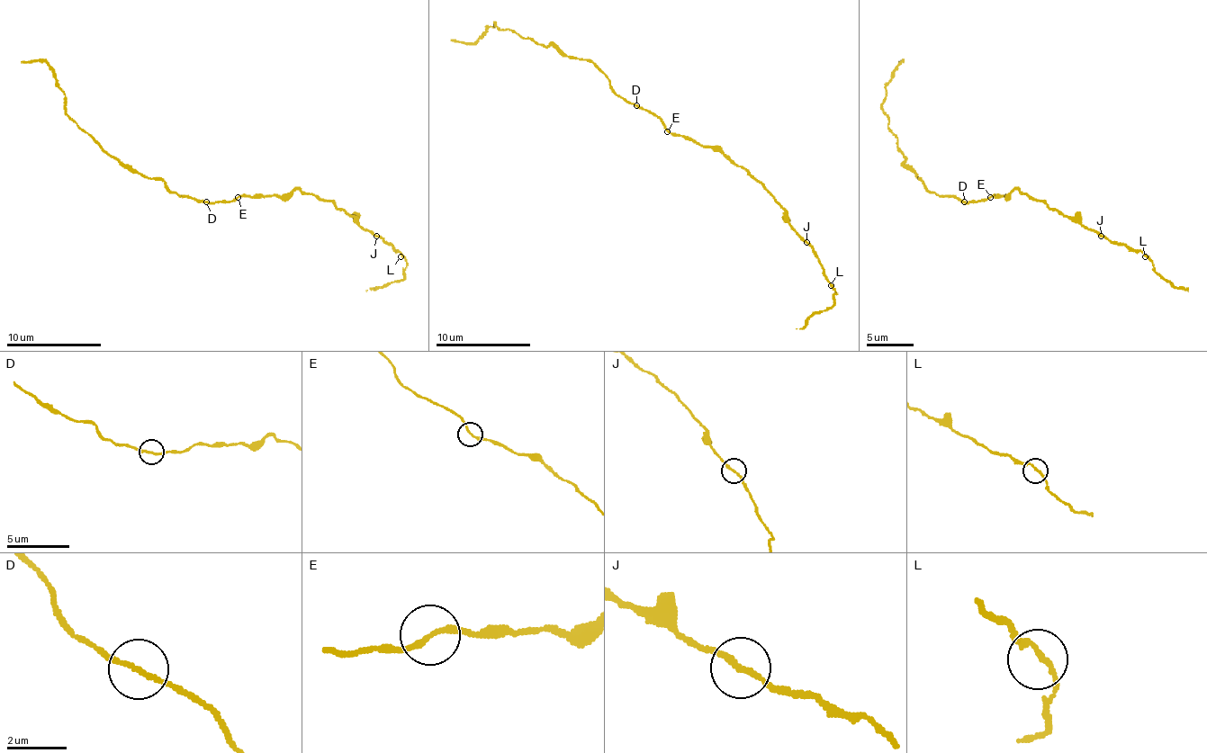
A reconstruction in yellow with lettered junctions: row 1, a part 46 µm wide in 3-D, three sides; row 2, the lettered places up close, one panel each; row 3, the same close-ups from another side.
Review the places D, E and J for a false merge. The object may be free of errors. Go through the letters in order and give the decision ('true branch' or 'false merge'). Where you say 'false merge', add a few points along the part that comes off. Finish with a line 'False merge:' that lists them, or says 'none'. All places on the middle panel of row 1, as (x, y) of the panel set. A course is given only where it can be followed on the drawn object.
D: true branch
E: true branch
J: true branch
False merge: none

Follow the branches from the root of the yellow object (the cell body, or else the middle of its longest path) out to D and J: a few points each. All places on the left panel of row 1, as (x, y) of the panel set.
D: (239, 197), (230, 201), (206, 201)
J: (239, 197), (290, 194), (294, 190), (301, 190), (329, 200), (363, 228), (377, 235)

